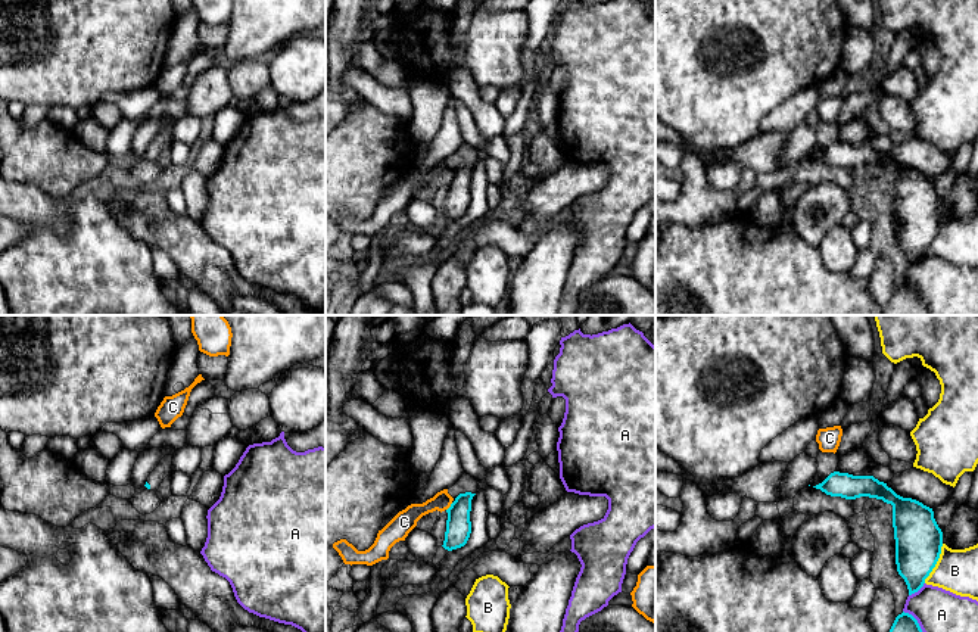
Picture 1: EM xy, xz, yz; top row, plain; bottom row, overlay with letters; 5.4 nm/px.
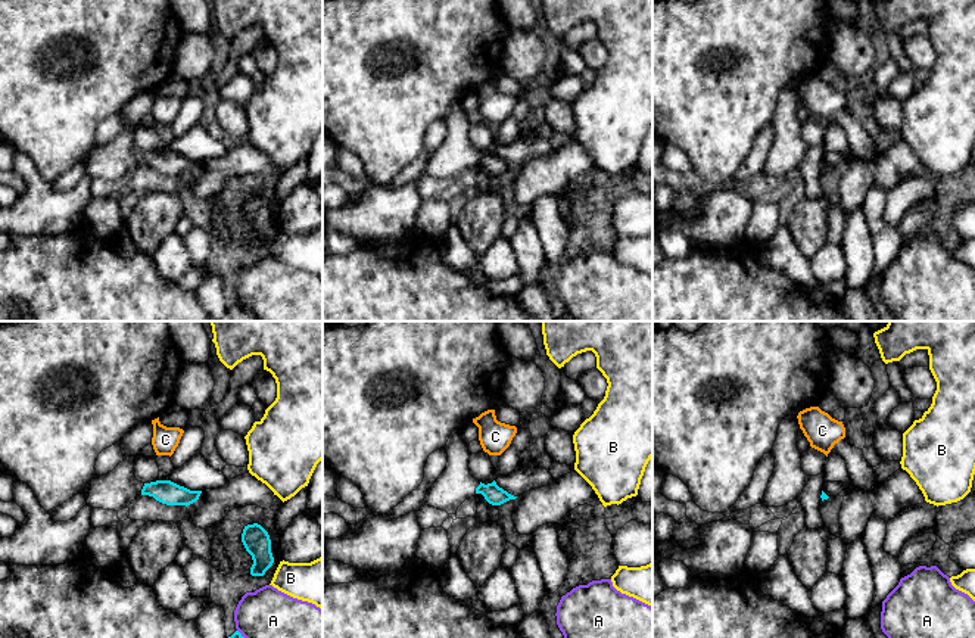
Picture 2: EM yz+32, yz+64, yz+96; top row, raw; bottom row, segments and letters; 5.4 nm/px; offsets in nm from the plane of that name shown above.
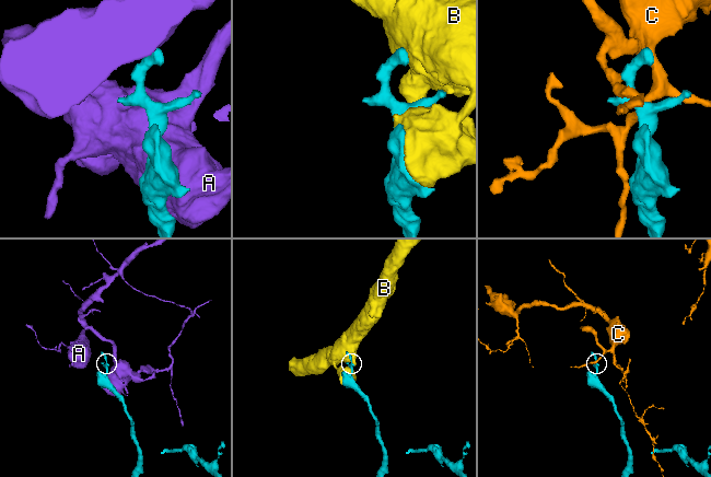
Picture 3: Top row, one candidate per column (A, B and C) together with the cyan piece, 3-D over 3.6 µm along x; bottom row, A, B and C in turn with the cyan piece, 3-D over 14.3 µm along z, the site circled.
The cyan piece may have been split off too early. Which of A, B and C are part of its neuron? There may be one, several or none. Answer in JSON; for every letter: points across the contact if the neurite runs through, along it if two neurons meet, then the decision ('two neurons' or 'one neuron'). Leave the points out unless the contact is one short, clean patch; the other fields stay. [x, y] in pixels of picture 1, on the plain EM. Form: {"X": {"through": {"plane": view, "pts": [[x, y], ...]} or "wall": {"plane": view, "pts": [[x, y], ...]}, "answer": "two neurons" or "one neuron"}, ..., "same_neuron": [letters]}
{"A": {"answer": "two neurons"}, "B": {"answer": "two neurons"}, "C": {"wall": {"plane": "xz", "pts": [[452, 173], [447, 180]]}, "answer": "two neurons"}, "same_neuron": []}

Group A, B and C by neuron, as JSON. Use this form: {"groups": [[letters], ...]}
{"groups": [["A"], ["B"], ["C"]]}

